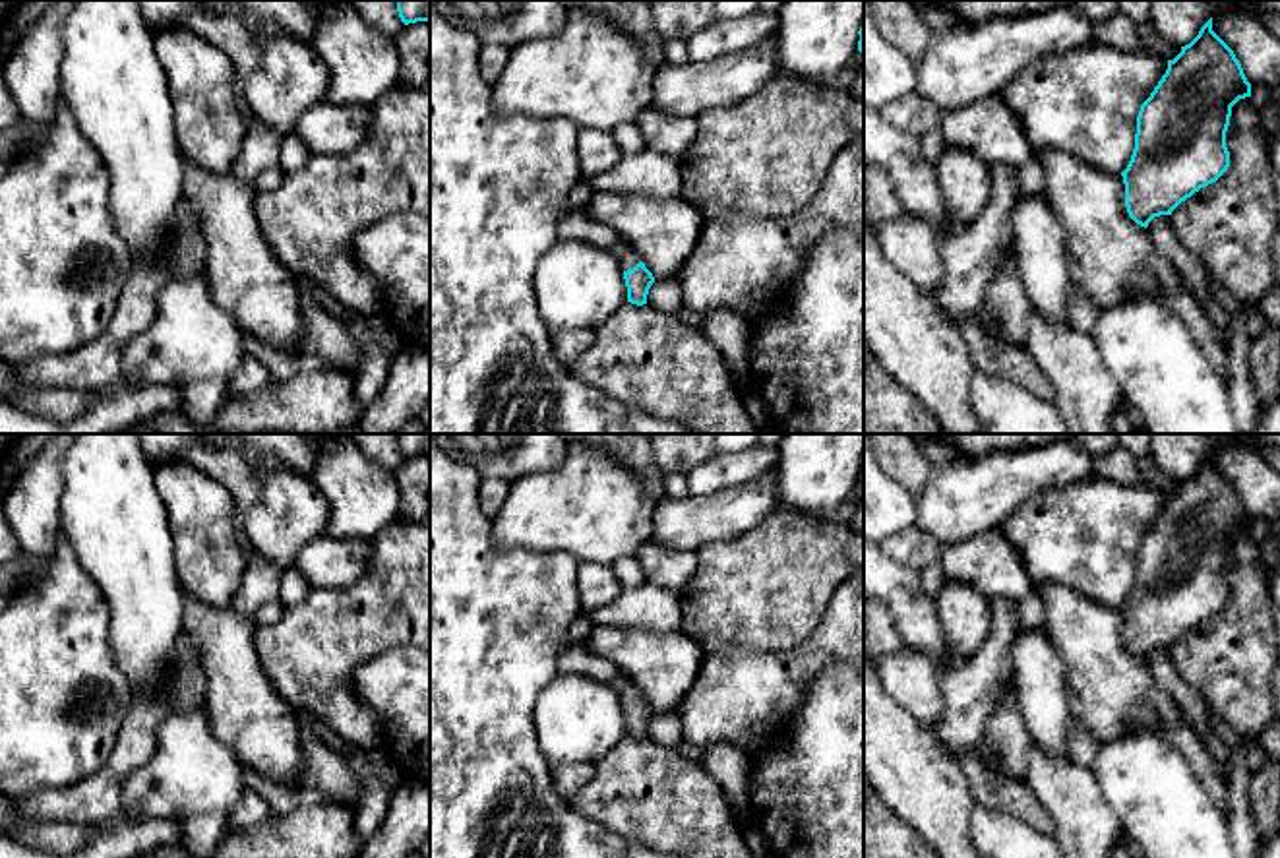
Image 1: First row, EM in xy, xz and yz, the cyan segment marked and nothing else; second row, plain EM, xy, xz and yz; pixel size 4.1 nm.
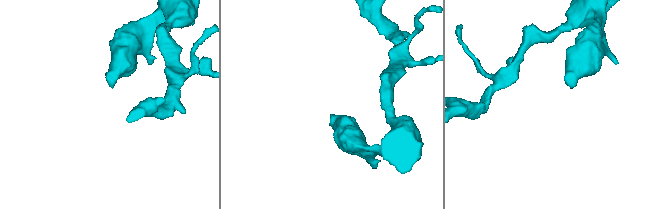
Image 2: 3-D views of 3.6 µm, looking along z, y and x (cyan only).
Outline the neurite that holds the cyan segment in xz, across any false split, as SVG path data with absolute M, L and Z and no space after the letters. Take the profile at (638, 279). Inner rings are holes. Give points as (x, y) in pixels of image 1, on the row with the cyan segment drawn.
M571 209L560 219L556 234L558 240L581 240L610 252L624 269L627 302L637 306L647 304L647 294L655 277L616 230L594 223L585 209Z

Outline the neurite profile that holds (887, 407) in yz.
M879 362L864 366L864 434L943 434L939 422Z

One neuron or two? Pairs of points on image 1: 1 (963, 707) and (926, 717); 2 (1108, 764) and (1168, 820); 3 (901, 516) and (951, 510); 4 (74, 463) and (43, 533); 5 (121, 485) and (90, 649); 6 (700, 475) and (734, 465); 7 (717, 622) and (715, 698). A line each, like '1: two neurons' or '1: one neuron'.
1: two neurons
2: one neuron
3: two neurons
4: two neurons
5: two neurons
6: one neuron
7: two neurons

